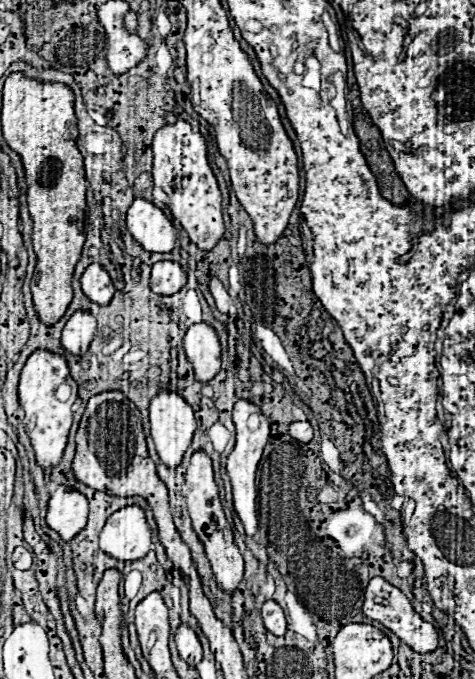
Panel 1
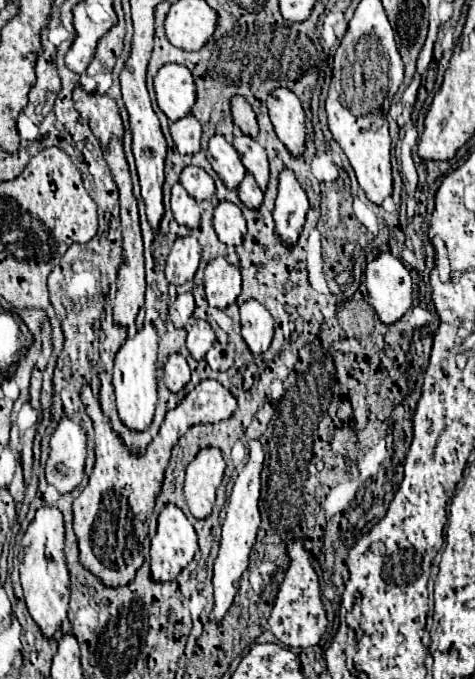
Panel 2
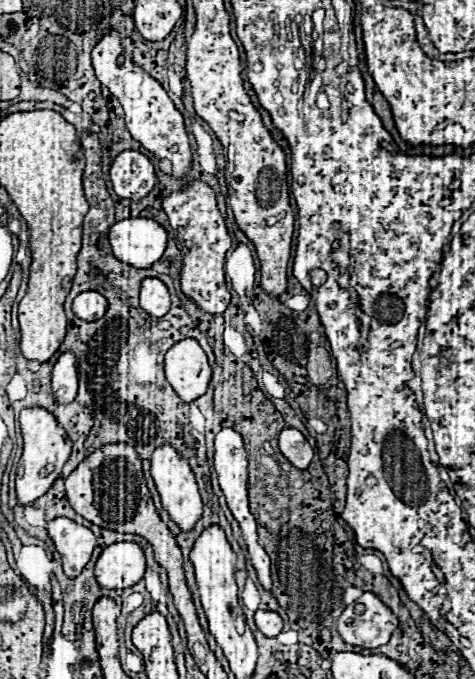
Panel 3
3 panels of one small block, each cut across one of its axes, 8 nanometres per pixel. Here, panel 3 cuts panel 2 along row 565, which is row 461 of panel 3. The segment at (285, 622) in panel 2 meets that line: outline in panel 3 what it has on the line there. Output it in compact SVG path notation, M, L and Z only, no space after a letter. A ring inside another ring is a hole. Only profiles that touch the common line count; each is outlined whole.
M284 428L278 434L278 446L280 446L282 454L288 458L288 462L300 470L306 470L314 458L312 446L306 442L302 432L296 428Z

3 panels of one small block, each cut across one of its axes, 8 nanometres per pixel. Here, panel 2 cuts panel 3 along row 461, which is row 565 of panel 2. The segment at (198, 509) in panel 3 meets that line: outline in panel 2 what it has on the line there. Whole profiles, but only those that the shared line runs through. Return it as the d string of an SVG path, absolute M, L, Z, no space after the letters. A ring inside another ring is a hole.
M166 504L158 516L158 530L150 544L154 580L174 580L196 552L198 538L192 524L178 506Z

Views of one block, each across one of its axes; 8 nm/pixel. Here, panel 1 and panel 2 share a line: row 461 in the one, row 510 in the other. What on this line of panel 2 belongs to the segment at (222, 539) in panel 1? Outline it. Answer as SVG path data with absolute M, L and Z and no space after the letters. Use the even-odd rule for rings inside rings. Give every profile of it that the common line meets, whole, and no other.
M202 448L194 456L192 464L188 464L184 496L196 518L206 518L212 512L216 488L222 482L224 468L226 462L220 448Z

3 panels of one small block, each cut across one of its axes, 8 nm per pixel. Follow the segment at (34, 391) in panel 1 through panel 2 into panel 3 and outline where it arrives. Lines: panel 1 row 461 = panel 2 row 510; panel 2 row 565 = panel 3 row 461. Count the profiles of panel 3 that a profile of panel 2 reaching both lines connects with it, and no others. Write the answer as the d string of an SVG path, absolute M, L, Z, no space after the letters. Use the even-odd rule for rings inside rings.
M40 406L20 410L20 430L24 436L24 454L20 458L22 478L16 478L16 496L20 504L28 506L36 502L40 496L44 496L54 484L54 480L60 476L64 462L70 458L72 442L68 440L56 416Z

